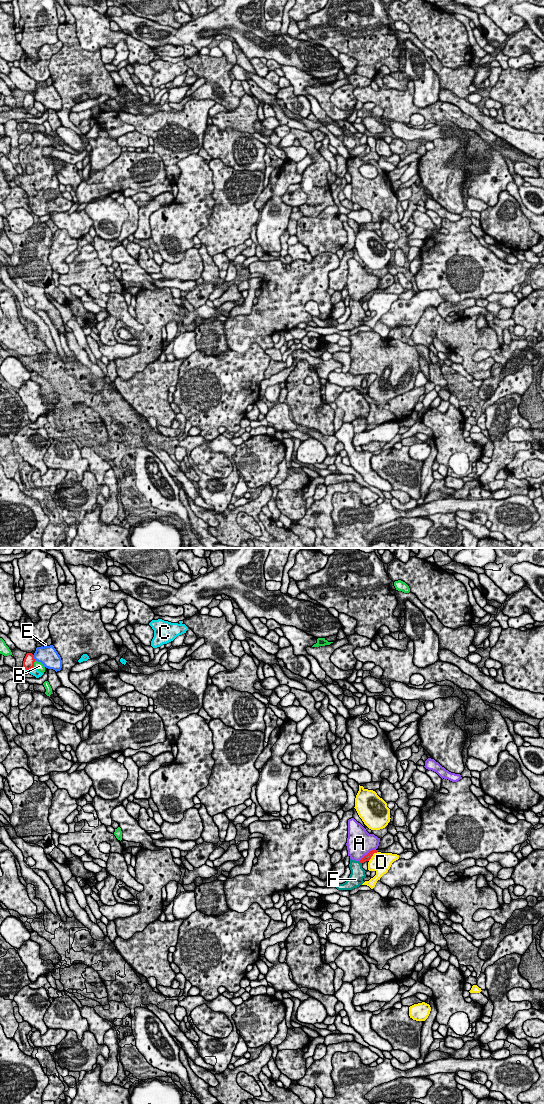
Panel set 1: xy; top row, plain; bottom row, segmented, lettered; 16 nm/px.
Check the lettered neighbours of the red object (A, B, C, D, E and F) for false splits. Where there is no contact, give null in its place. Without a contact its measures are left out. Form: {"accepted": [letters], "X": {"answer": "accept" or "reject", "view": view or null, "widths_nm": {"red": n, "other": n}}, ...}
{"accepted": [], "A": {"answer": "reject", "view": "xy", "widths_nm": {"red": 100, "other": 420}}, "B": {"answer": "reject", "view": "xy", "widths_nm": {"red": 190, "other": 140}}, "C": {"answer": "reject", "view": "xy", "widths_nm": {"red": 190, "other": 130}}, "D": {"answer": "reject", "view": "xy", "widths_nm": {"red": 100, "other": 320}}, "E": {"answer": "reject", "view": "xy", "widths_nm": {"red": 190, "other": 320}}, "F": {"answer": "reject", "view": "xy", "widths_nm": {"red": 100, "other": 220}}}

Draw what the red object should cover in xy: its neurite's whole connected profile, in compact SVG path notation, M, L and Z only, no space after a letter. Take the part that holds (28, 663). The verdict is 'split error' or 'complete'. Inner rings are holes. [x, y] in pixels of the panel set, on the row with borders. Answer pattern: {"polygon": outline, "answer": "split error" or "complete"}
{"polygon": "M27 653L23 661L23 666L26 670L30 670L31 668L34 667L34 662L35 662L35 659L33 654Z", "answer": "complete"}

